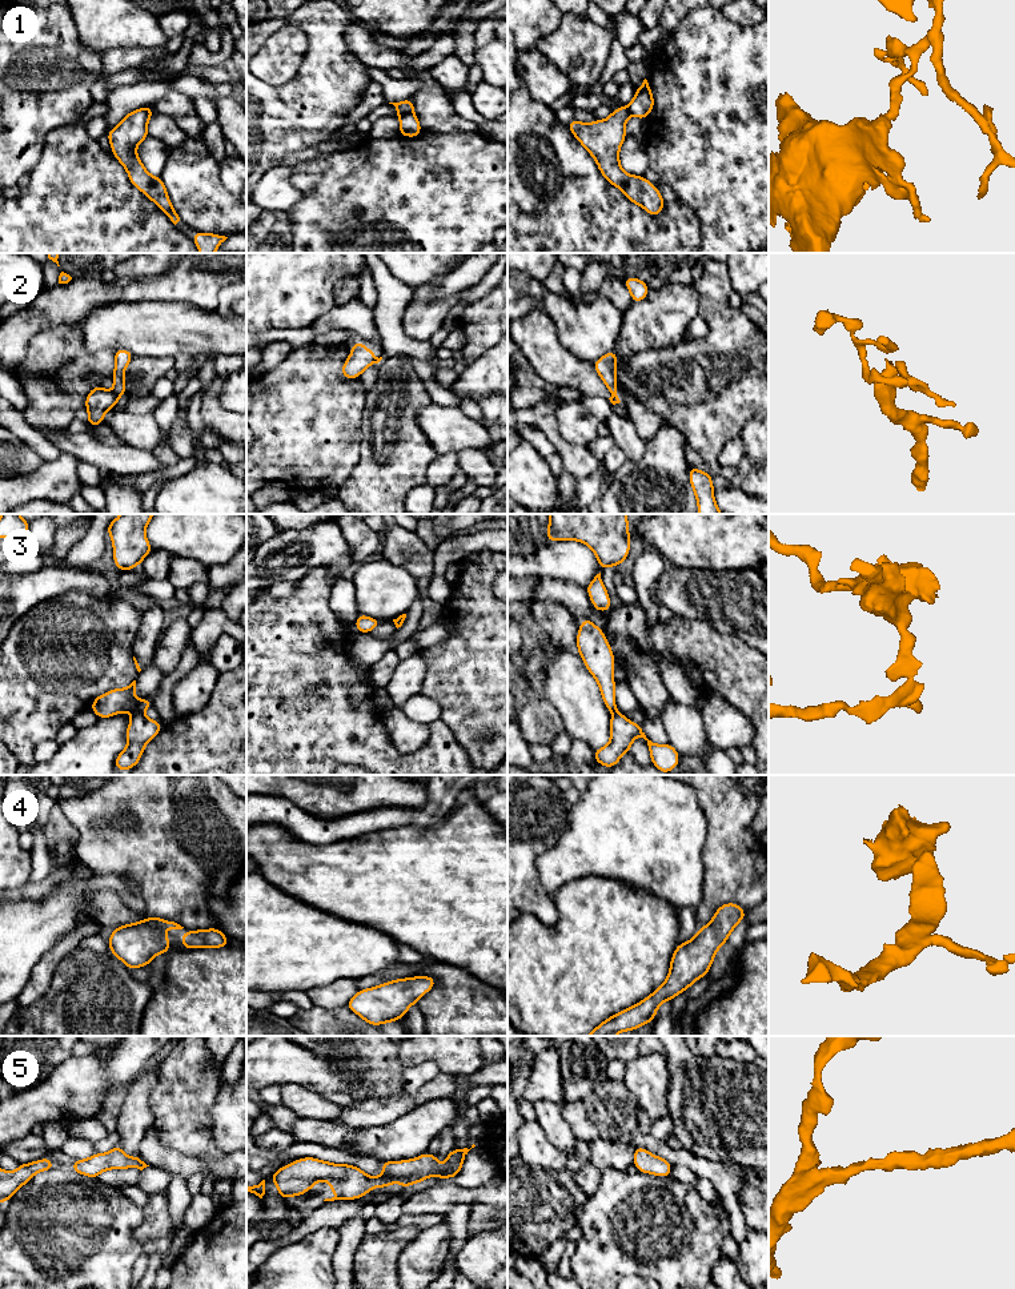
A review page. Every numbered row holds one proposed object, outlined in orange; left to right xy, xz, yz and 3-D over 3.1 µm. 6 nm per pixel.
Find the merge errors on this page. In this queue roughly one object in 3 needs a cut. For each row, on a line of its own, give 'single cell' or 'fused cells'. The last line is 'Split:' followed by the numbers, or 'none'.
1: fused cells
2: fused cells
3: fused cells
4: single cell
5: single cell
Split: 1, 2, 3

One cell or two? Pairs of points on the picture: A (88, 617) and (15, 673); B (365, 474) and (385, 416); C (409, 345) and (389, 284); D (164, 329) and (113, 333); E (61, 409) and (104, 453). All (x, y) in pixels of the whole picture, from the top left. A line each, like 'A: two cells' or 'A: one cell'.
A: one cell
B: one cell
C: one cell
D: one cell
E: two cells

